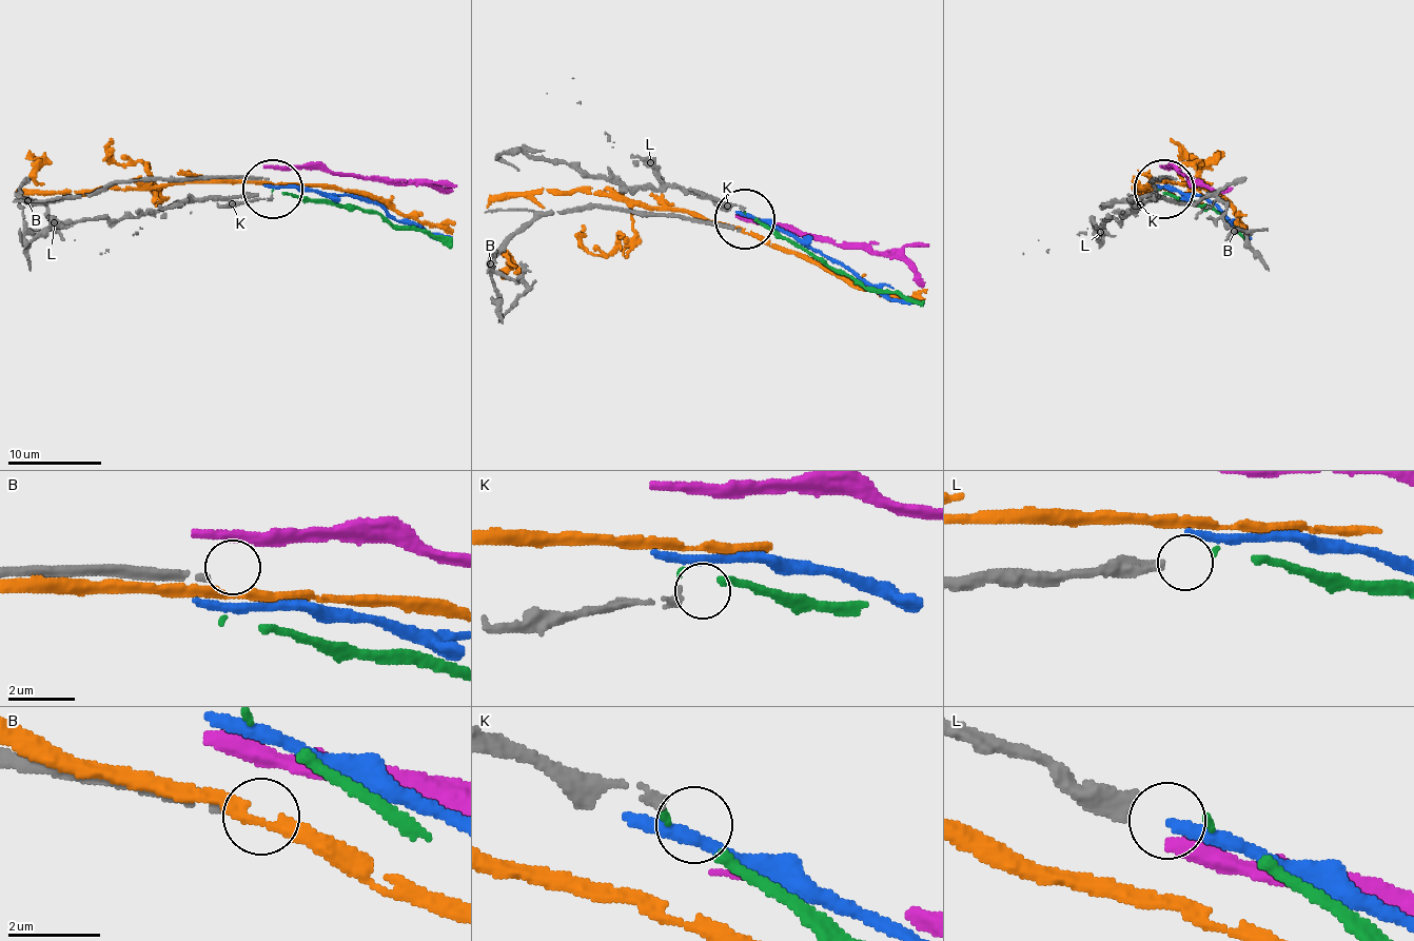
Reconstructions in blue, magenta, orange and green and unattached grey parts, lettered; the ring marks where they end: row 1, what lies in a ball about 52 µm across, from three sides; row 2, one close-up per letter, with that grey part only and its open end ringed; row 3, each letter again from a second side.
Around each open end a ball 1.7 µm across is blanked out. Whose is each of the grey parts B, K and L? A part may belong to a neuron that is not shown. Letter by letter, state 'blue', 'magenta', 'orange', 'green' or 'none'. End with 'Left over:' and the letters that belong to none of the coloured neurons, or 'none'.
B: none
K: none
L: green
Left over: B, K

